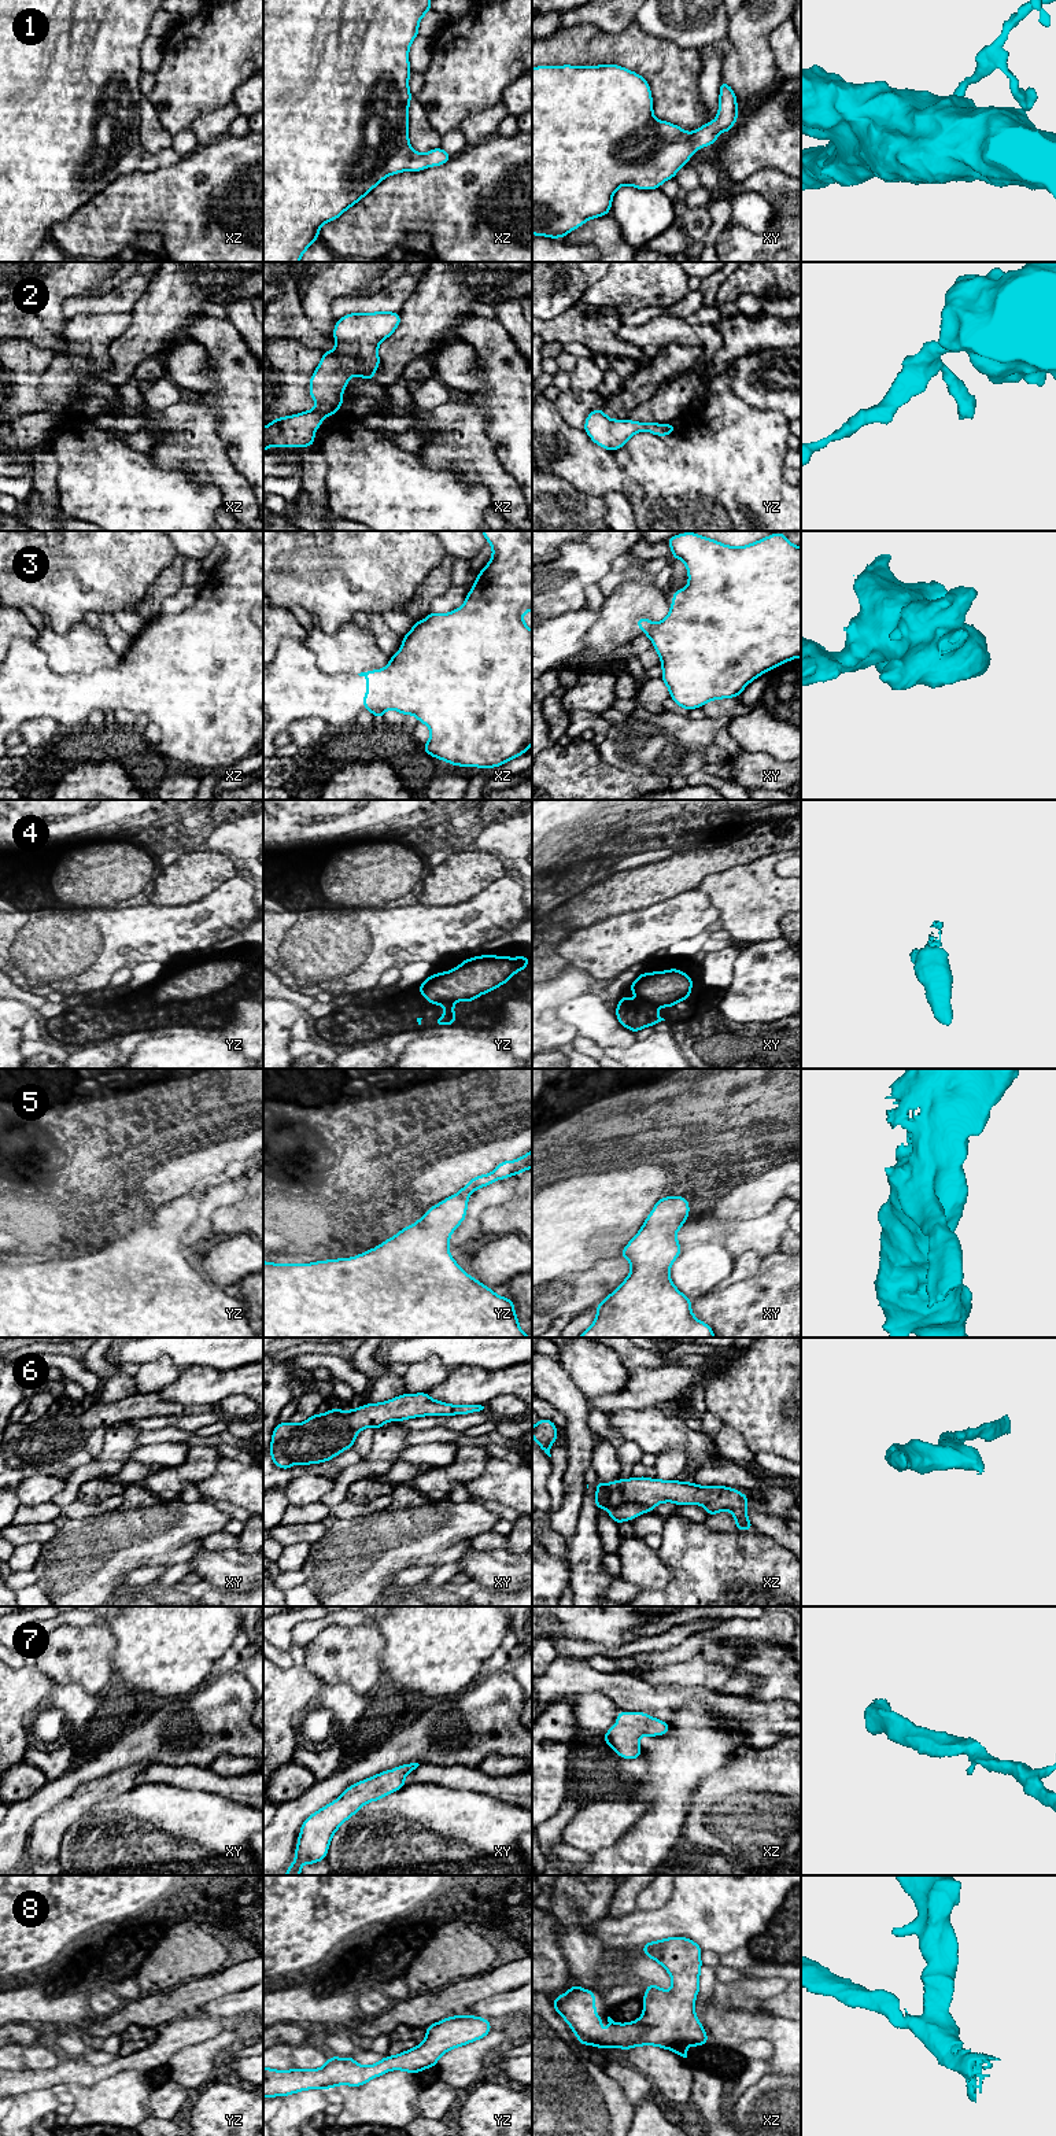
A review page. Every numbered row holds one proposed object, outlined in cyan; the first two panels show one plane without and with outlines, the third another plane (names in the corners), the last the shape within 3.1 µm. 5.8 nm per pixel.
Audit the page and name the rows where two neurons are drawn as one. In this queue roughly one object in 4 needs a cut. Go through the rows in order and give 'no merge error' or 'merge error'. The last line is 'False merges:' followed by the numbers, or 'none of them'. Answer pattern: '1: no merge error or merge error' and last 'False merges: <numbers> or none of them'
1: no merge error
2: no merge error
3: no merge error
4: no merge error
5: no merge error
6: no merge error
7: no merge error
8: no merge error
False merges: none of them

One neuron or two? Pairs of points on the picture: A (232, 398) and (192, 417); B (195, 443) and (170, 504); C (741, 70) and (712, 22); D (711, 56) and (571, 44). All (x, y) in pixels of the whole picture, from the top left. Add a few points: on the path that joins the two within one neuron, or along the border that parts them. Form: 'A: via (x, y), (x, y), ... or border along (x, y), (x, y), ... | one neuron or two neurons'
A: border along (202, 393), (221, 438) | two neurons
B: border along (154, 458), (210, 486) | two neurons
C: border along (730, 19), (727, 33) | two neurons
D: border along (698, 51), (701, 54) | two neurons

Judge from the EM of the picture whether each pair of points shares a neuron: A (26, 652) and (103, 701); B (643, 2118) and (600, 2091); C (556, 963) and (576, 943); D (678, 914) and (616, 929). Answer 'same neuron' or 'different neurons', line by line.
A: same neuron
B: different neurons
C: different neurons
D: same neuron

